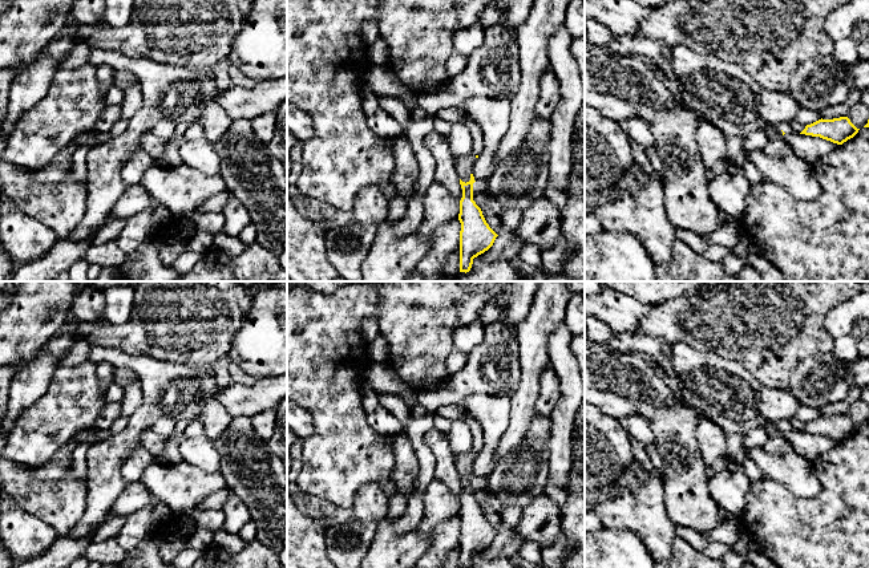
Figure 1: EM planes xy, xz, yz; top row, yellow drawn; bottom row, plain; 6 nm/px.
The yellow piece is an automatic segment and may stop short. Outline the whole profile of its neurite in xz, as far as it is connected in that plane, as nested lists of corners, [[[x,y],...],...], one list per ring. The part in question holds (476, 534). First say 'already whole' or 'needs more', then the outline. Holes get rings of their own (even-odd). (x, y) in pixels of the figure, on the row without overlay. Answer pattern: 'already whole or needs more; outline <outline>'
needs more; outline [[[472,450],[454,457],[460,474],[462,495],[460,498],[460,568],[470,568],[473,556],[488,548],[498,533],[486,520],[481,506],[473,498],[472,471],[476,457]]]

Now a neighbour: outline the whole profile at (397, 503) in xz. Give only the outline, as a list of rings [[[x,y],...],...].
[[[397,488],[397,491],[389,498],[388,514],[385,519],[400,519],[408,504],[408,498],[405,494]]]

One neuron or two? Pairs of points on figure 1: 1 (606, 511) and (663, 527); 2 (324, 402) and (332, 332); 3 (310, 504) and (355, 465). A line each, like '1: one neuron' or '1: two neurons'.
1: one neuron
2: one neuron
3: two neurons

